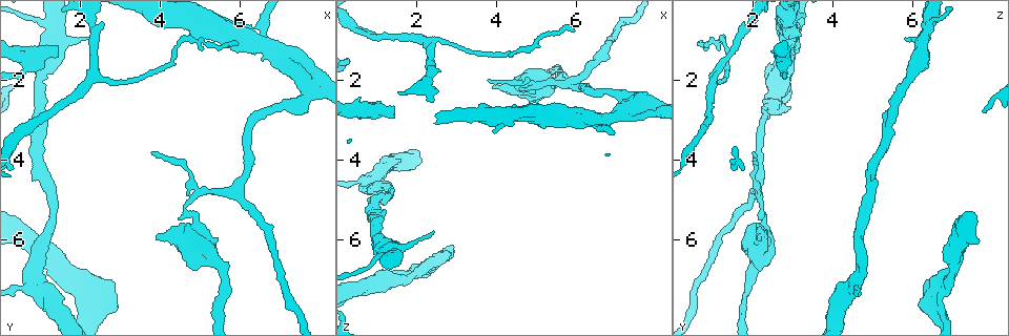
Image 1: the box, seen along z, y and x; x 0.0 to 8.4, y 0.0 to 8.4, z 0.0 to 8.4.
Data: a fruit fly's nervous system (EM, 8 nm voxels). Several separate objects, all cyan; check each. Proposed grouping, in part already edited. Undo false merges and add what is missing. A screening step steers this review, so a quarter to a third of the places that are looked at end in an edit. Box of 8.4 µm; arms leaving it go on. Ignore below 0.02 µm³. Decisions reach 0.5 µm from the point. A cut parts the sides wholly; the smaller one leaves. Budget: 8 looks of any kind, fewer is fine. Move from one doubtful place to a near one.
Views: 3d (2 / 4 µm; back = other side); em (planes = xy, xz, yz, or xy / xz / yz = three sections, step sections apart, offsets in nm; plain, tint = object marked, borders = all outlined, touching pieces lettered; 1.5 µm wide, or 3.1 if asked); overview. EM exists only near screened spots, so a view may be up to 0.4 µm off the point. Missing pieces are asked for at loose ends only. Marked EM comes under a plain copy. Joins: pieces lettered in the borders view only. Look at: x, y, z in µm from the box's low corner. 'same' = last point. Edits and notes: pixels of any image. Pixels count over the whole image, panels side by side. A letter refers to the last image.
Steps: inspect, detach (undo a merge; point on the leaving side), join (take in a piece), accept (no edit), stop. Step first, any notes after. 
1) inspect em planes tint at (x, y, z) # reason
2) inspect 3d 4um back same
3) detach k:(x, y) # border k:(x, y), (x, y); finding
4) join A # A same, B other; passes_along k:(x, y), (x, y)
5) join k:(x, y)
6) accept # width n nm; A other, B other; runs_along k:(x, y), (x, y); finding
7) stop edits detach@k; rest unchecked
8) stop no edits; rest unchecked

inspect em planes borders at (2.80, 7.05, 6.30) # free end

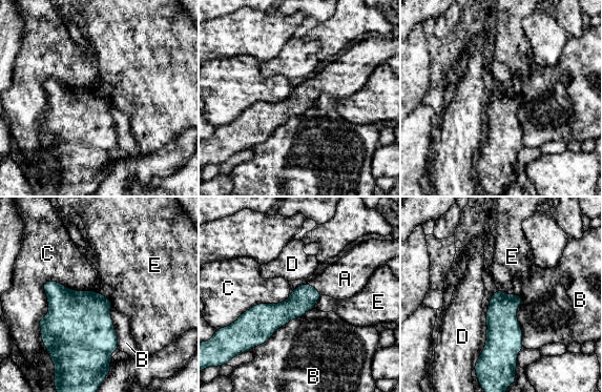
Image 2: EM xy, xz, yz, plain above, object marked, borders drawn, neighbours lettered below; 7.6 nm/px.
join A # longest_contact B 460 nm; A same, B other, C other, D other, E other; the neuron continues

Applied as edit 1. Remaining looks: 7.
inspect overview # see it whole again

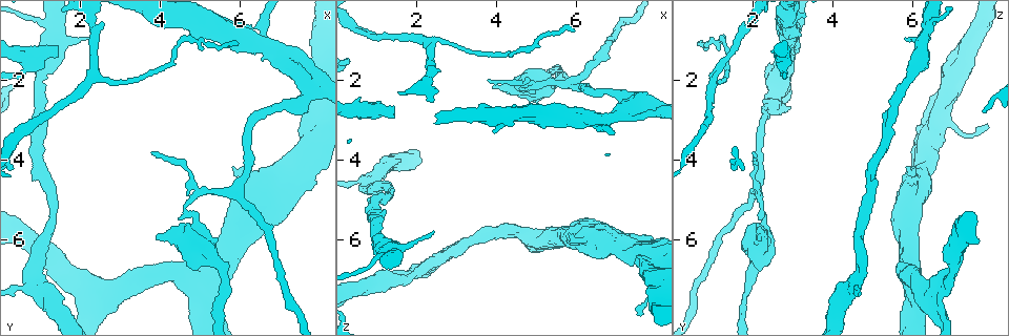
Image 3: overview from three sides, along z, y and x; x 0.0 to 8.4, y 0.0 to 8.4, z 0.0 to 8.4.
inspect 3d 4um at (4.90, 5.75, 2.25) # branch point

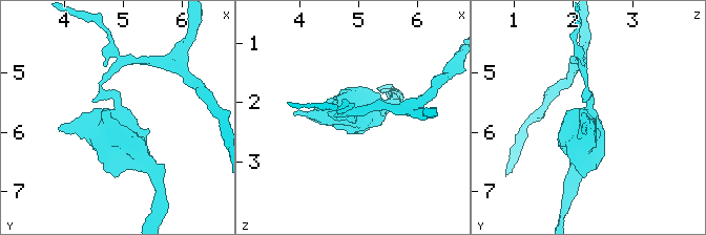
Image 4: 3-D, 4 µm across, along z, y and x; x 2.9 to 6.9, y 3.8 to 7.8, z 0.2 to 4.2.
inspect em yz step 8 borders at (4.95, 5.75, 2.25) # now the EM

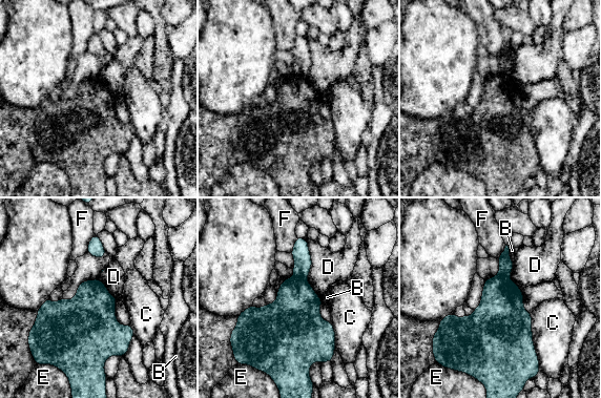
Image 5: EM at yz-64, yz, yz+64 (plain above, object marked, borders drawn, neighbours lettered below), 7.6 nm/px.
detach 5:(297, 308) # longest_contact D 480 nm; B other, C other, D other, E other, F other; border 5:(294, 275), (305, 278); a second neuron is stuck on

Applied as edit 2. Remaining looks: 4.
inspect em xy step 4 borders at (1.40, 1.35, 2.85) # an open end

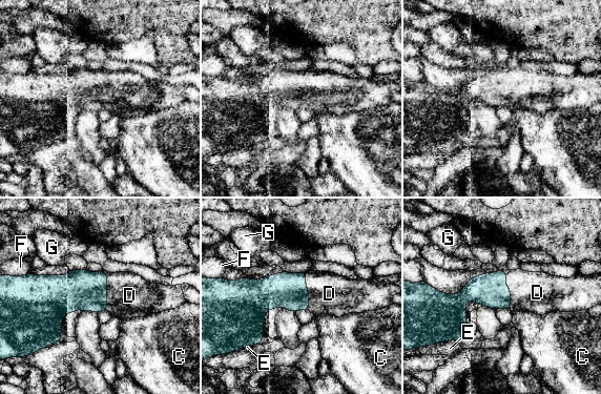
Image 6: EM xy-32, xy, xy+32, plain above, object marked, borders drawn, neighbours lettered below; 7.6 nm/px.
join D # C other, D same, E other, F other, G other; the neuron continues

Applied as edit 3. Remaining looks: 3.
stop edits join@2, detach@5, join@6; rest unchecked

